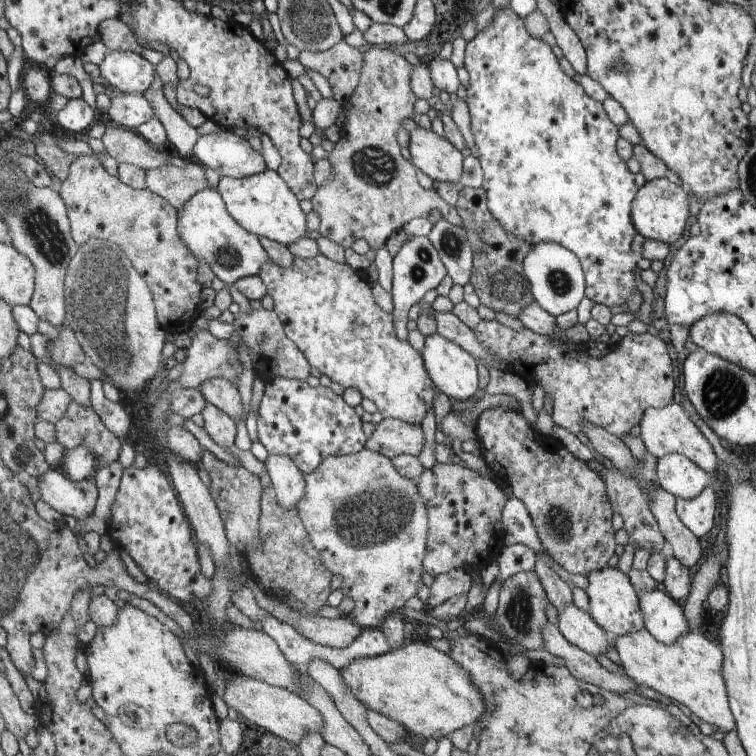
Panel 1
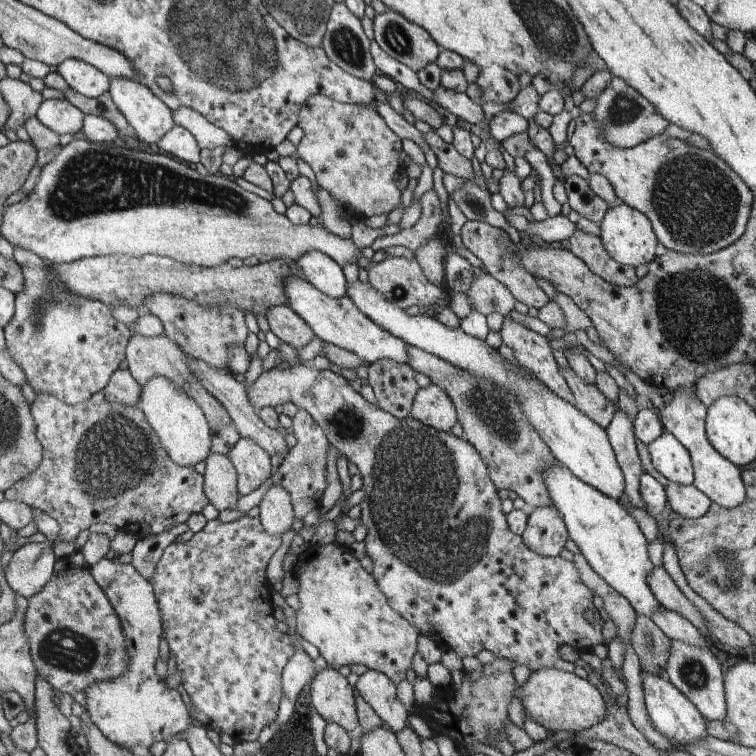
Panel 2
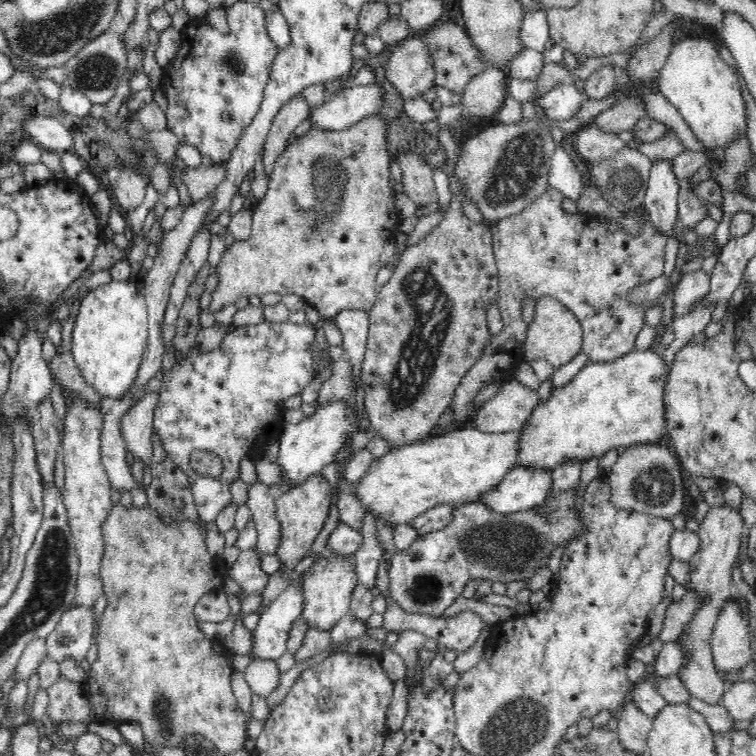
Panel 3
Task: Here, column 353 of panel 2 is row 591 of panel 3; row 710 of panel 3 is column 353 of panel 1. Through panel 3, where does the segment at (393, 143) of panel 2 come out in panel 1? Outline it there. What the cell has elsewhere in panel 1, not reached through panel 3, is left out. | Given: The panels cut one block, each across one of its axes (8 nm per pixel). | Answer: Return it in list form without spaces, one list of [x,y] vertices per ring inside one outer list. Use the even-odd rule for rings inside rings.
[[[369,46],[363,52],[358,86],[354,89],[347,105],[343,106],[347,122],[341,126],[341,137],[326,156],[329,158],[333,176],[321,187],[317,188],[314,198],[311,198],[313,211],[320,217],[319,233],[328,240],[333,240],[345,249],[350,249],[351,242],[364,238],[372,250],[385,247],[386,240],[408,225],[412,220],[427,217],[432,210],[439,210],[442,216],[455,225],[463,226],[456,206],[448,204],[434,189],[424,190],[418,184],[416,168],[402,156],[402,148],[396,142],[396,130],[402,120],[412,118],[415,91],[411,89],[412,65],[401,54],[388,46],[378,48]]]

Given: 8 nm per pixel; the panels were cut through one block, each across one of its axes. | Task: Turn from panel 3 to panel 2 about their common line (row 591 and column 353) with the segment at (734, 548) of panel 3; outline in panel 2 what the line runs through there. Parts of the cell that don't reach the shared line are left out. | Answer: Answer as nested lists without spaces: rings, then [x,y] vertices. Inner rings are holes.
[[[327,667],[325,670],[316,673],[312,680],[310,702],[313,708],[318,711],[318,716],[321,716],[324,721],[338,724],[349,733],[359,725],[355,692],[352,678],[344,678],[334,667]]]

